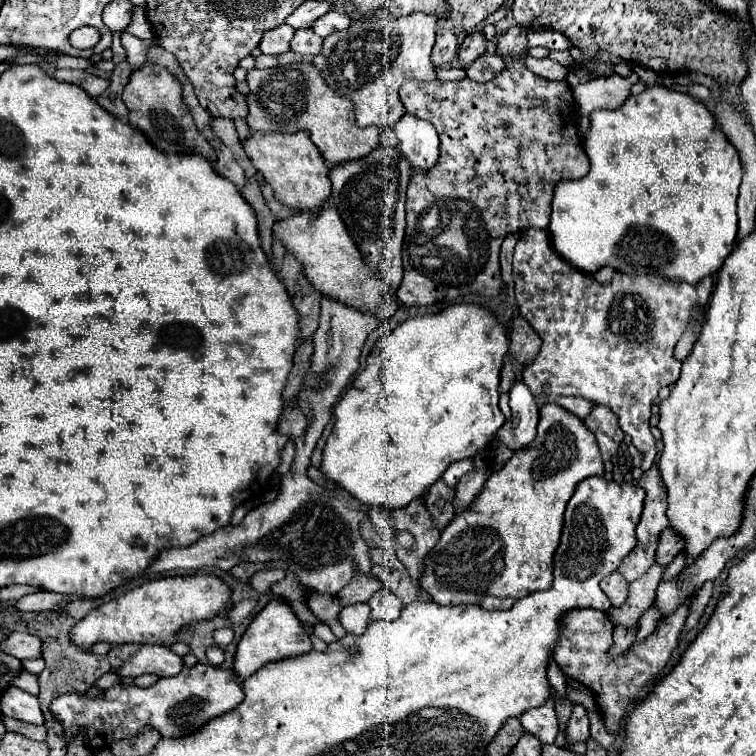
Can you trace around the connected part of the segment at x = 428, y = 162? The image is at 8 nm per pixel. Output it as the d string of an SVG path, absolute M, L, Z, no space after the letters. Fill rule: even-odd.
M404 113L394 129L406 159L420 171L432 169L436 159L440 159L440 141L432 123Z

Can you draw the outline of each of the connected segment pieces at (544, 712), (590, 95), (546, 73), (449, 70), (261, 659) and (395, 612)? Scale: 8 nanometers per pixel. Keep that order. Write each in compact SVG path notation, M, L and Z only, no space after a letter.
M548 699L540 707L528 709L518 719L524 725L524 729L528 733L536 735L544 745L546 743L554 743L556 733L558 733L558 719L556 719L556 711L554 711L554 701L552 699Z
M636 73L630 77L620 77L620 75L608 75L608 77L598 77L586 83L580 83L572 89L574 103L580 109L580 115L590 115L596 109L618 109L624 105L624 101L630 95L630 87L640 81Z
M528 55L526 57L526 67L532 73L536 73L540 77L546 77L546 79L564 79L568 75L568 69L564 65L552 61L548 57L546 59L534 59L534 57Z
M456 65L438 69L438 79L442 79L442 81L460 81L464 77L466 77L466 71L462 67L456 67Z
M270 601L248 625L248 629L244 631L236 655L234 655L234 673L238 675L240 681L248 679L256 669L264 667L268 661L280 661L280 659L288 659L288 657L298 657L298 655L306 655L312 651L312 643L310 637L306 635L306 631L302 629L302 623L298 621L298 617L294 615L292 607L288 603L282 601Z
M380 589L372 595L372 599L368 601L372 613L370 619L384 619L384 621L394 621L400 617L402 611L402 601L390 591L390 589Z

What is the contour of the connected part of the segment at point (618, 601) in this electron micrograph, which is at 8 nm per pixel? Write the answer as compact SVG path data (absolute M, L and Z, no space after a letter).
M614 571L612 575L608 575L600 583L600 587L608 595L608 599L612 601L612 607L620 607L628 599L628 583L626 583L626 579L618 571Z

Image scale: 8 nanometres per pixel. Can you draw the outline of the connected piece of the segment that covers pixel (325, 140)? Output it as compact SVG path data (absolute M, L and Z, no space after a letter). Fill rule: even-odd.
M310 61L280 65L272 69L248 71L250 93L246 97L250 113L246 117L252 131L310 131L312 143L320 149L322 157L332 165L366 157L380 139L376 125L356 127L354 103L328 87Z

